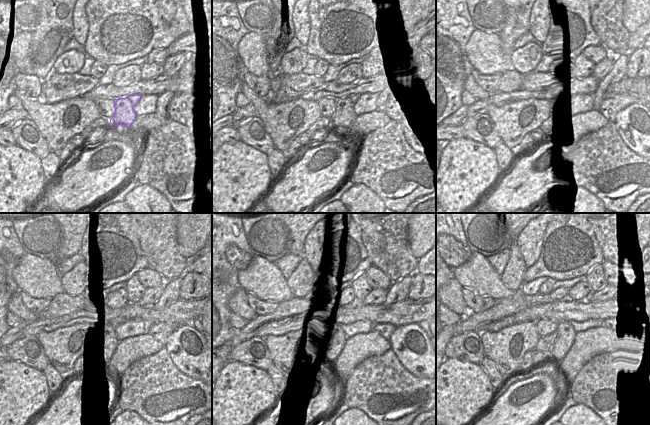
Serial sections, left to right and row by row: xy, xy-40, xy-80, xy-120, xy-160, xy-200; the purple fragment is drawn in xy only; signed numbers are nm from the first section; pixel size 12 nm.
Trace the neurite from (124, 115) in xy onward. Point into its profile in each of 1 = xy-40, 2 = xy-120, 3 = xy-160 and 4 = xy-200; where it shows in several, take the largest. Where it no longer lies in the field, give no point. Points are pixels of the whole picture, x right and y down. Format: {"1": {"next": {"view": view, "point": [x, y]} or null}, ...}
{"1": {"next": {"view": "xy-40", "point": [344, 115]}}, "2": {"next": {"view": "xy-120", "point": [114, 342]}}, "3": {"next": {"view": "xy-160", "point": [340, 338]}}, "4": {"next": {"view": "xy-200", "point": [565, 333]}}}

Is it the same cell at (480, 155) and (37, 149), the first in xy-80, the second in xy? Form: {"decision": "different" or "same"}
{"decision": "different"}

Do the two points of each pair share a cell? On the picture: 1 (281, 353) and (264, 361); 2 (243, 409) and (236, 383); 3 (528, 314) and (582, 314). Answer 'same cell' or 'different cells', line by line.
1: different cells
2: same cell
3: same cell

